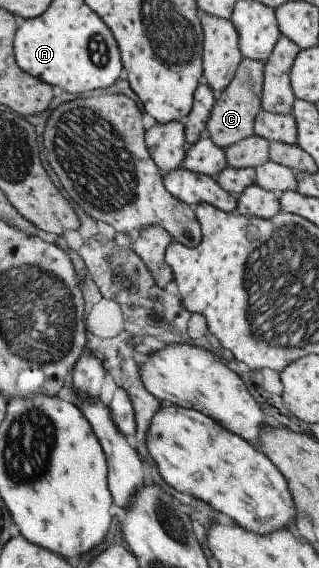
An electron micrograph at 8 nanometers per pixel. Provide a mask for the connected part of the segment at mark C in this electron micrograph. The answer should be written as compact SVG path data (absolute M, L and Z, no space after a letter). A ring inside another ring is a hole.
M242 57L235 69L233 78L214 100L205 123L205 134L220 149L239 142L252 135L255 115L261 110L260 92L262 91L263 61Z

